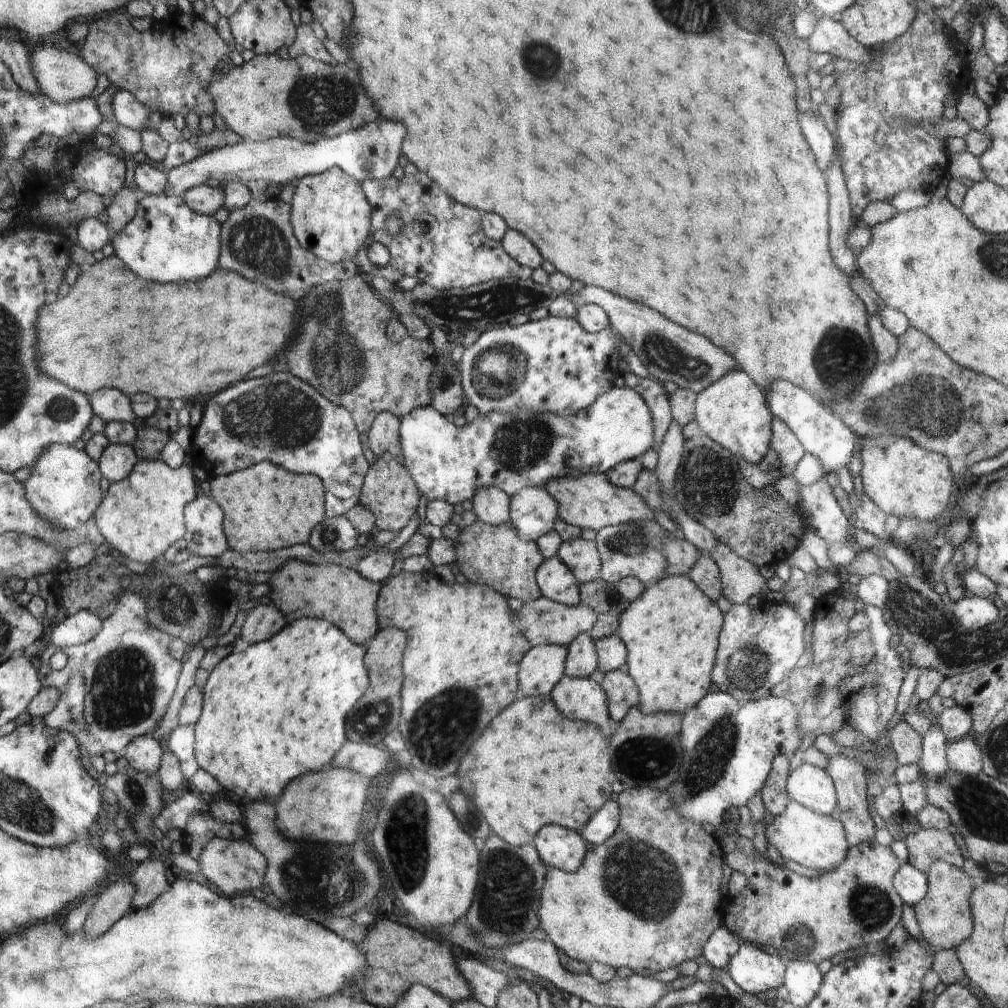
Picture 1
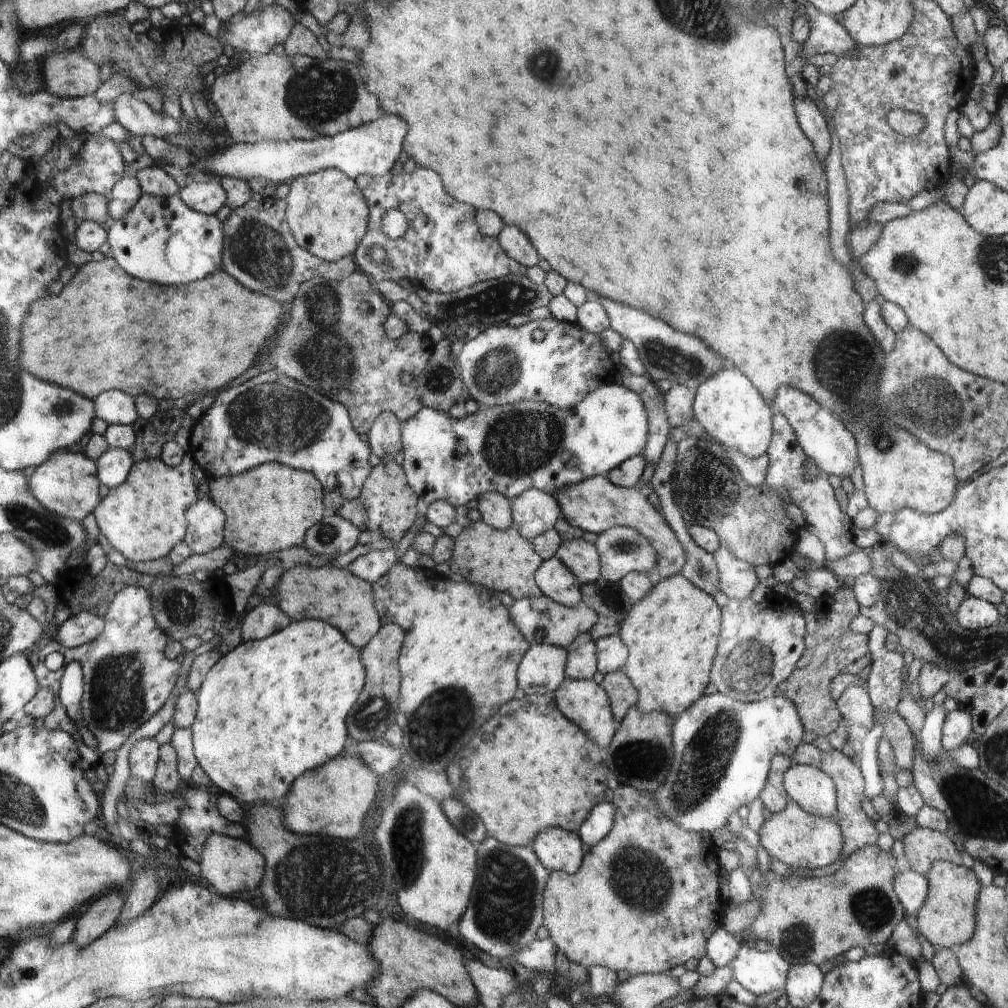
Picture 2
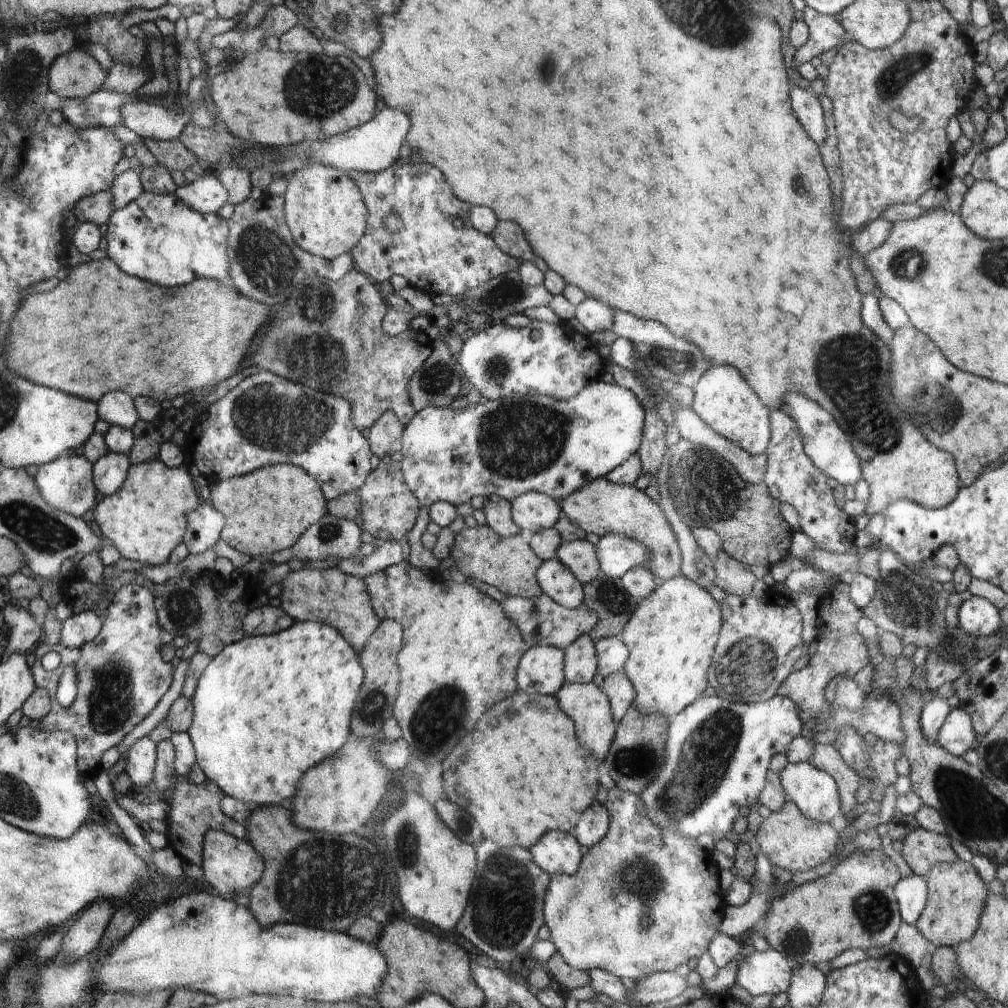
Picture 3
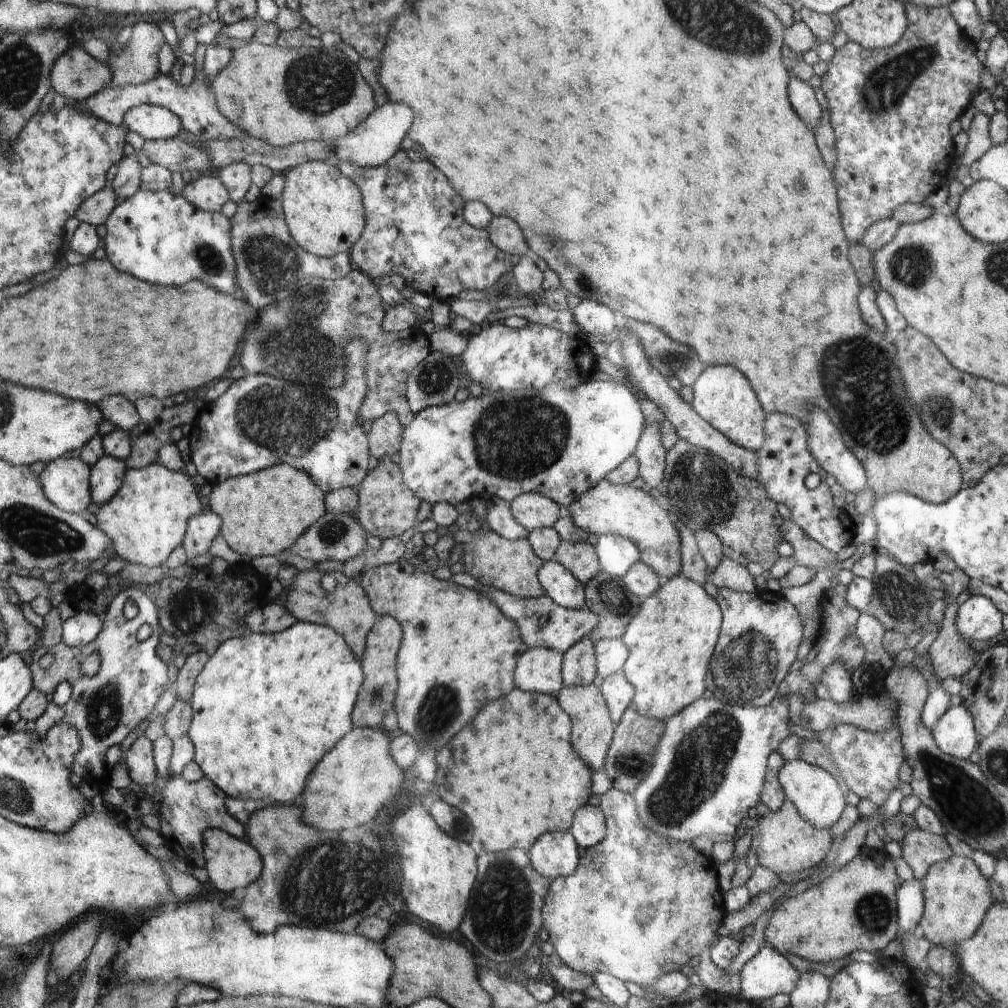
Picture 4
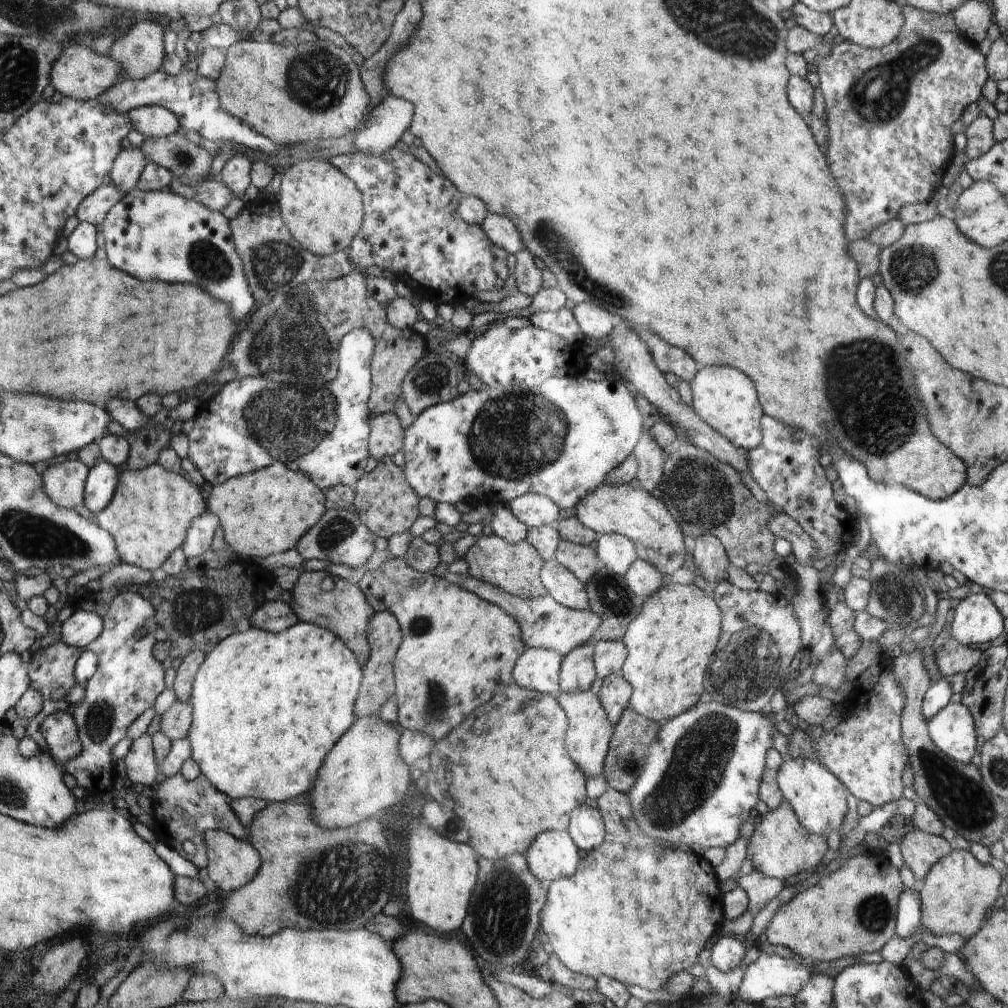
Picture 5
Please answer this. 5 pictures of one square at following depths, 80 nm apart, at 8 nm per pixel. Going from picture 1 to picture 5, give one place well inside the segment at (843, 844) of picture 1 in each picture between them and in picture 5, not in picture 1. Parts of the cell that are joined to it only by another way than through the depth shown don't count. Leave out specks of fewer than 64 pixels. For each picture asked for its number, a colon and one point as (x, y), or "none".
2: (802, 841)
3: (790, 840)
4: (784, 842)
5: (780, 846)

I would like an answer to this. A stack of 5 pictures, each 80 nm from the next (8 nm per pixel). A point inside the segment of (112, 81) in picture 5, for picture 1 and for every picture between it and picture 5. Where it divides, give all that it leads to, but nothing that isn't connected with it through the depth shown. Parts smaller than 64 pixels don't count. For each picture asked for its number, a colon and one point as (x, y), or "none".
1: (64, 76)
2: (70, 74)
3: (77, 74)
4: (76, 75)

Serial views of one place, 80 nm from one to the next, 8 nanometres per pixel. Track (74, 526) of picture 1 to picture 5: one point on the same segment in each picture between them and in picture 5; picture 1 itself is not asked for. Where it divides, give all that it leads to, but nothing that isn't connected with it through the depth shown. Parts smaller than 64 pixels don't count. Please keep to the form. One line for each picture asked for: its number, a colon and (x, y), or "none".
2: (68, 484)
3: (67, 483)
4: (67, 482)
5: (66, 481)

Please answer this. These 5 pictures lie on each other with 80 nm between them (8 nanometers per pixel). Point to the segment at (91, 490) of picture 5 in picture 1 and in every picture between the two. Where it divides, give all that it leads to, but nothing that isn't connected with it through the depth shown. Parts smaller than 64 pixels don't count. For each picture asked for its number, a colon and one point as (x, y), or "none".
1: (118, 460)
2: (114, 467)
3: (110, 472)
4: (107, 474)

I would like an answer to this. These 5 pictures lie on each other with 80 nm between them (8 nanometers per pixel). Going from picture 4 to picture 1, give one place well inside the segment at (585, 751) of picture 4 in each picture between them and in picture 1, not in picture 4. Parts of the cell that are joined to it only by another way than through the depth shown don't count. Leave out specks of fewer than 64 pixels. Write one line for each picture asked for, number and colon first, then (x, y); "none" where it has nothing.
1: (584, 698)
2: (584, 701)
3: (585, 703)

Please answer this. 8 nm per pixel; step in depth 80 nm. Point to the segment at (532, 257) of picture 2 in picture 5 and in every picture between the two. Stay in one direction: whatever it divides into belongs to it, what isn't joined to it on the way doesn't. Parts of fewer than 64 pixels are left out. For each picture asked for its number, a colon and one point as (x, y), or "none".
3: (508, 236)
4: (505, 233)
5: (500, 229)

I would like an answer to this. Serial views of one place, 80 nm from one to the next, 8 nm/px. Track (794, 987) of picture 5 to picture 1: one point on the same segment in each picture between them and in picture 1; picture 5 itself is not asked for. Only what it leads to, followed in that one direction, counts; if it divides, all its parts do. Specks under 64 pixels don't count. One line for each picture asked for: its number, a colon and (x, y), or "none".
1: (755, 971)
2: (758, 972)
3: (760, 973)
4: (767, 974)

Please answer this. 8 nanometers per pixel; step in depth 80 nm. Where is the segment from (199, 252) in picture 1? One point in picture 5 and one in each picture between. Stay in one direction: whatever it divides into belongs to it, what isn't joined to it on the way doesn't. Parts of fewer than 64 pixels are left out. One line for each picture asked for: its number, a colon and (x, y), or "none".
2: (162, 240)
3: (160, 238)
4: (157, 235)
5: (156, 235)

